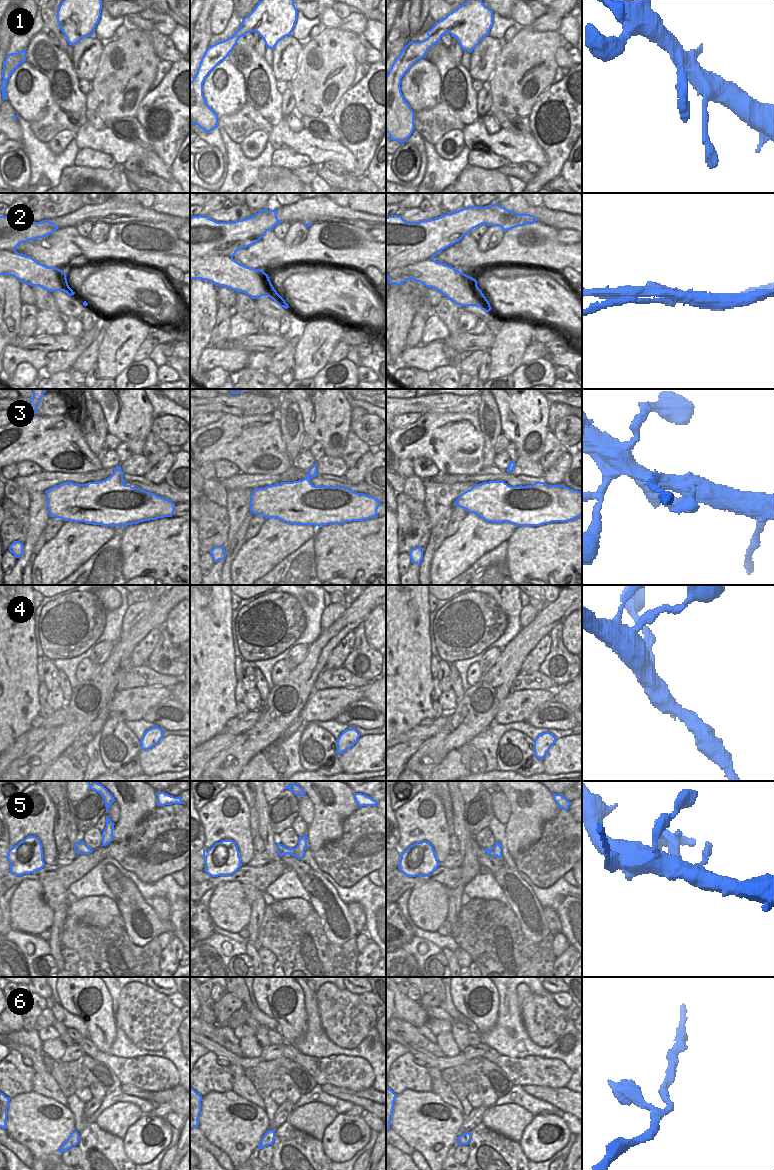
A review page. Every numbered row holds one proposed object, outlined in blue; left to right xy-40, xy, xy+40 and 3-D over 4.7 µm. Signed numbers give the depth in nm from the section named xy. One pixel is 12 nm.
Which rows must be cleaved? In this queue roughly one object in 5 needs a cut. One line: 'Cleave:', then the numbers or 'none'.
Cleave: 2, 5

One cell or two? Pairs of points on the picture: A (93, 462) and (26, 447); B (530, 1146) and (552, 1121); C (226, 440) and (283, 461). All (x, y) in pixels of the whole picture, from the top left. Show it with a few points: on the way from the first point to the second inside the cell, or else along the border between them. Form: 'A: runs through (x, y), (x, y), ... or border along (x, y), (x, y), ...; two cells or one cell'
A: runs through (78, 448), (43, 447); one cell
B: runs through (537, 1138), (537, 1129), (544, 1122); one cell
C: runs through (240, 440), (251, 442), (265, 453), (269, 453); one cell

